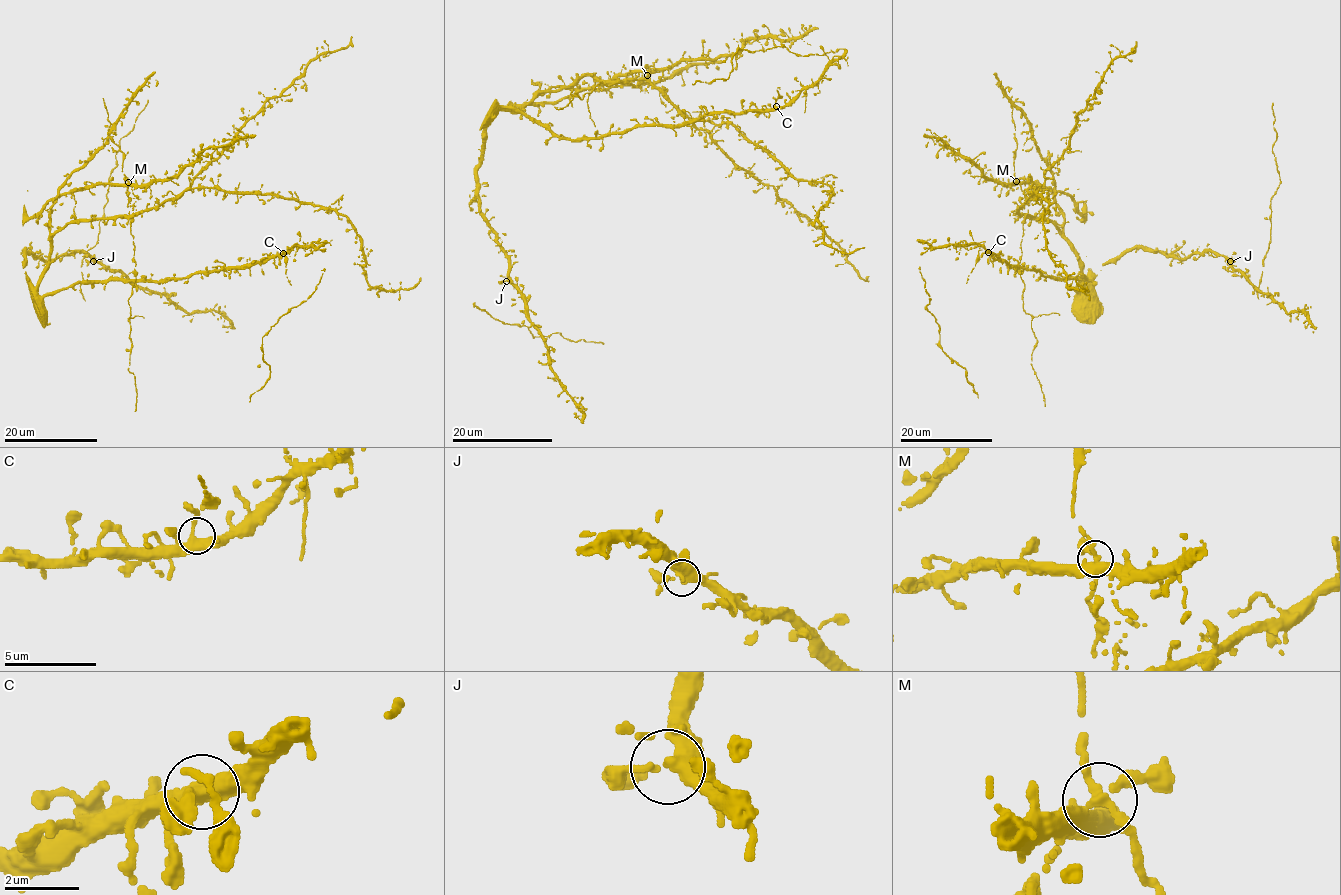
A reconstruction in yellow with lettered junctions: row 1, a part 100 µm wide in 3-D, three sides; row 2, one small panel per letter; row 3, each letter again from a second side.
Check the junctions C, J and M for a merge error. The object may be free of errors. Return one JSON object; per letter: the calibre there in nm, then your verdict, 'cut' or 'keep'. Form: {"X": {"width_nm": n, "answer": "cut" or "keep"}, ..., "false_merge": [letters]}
{"C": {"width_nm": 360, "answer": "keep"}, "J": {"width_nm": 320, "answer": "keep"}, "M": {"width_nm": 280, "answer": "keep"}, "false_merge": []}

